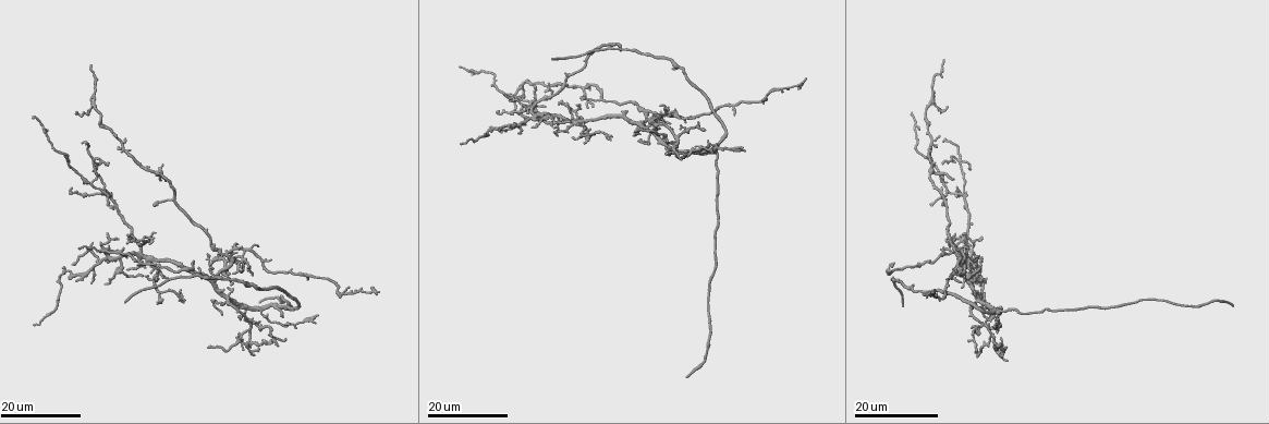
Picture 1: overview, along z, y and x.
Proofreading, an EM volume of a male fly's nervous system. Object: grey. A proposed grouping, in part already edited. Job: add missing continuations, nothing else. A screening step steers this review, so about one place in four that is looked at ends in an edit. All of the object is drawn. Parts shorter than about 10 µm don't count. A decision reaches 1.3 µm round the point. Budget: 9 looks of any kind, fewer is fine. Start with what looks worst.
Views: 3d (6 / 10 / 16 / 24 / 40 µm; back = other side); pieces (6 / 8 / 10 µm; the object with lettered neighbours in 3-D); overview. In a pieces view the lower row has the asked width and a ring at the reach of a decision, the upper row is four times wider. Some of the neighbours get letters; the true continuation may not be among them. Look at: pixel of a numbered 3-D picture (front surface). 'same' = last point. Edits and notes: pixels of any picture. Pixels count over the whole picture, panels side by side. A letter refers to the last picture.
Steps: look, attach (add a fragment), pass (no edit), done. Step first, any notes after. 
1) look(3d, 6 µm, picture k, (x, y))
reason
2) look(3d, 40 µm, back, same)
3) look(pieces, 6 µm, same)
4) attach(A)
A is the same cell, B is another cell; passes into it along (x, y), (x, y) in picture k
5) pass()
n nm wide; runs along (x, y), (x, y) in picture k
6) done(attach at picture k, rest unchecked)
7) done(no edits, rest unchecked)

look(3d, 16 µm, picture 1, (1231, 305))
tapers out

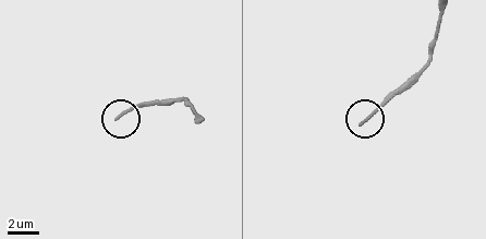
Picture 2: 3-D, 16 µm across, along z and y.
look(pieces, 10 µm, picture 2, (363, 122))

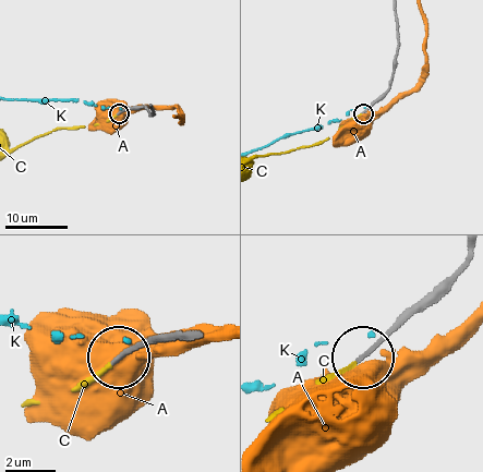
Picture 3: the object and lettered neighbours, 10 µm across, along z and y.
attach(C)
C is the same cell, A and K are other cells; passes into it along (180, 333), (139, 342), (75, 384), (25, 403) in picture 3; the cell continues

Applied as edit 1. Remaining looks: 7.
look(overview)

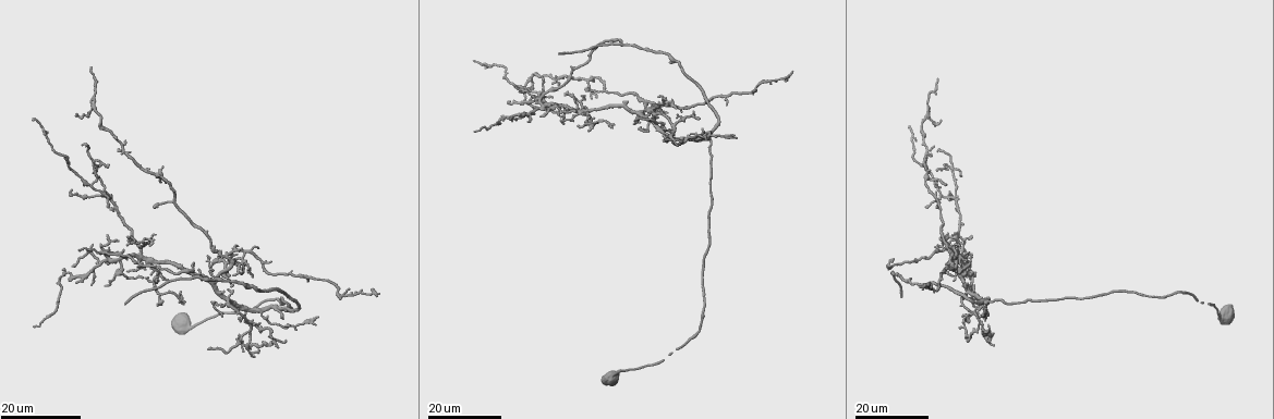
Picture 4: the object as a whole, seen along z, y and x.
look(3d, 16 µm, picture 4, (125, 301))
an open end

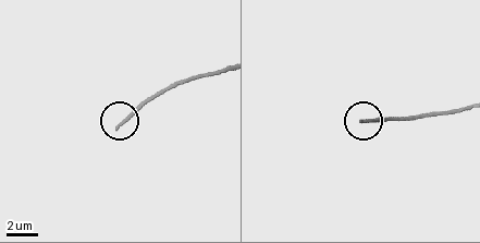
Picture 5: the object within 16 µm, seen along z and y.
look(pieces, 8 µm, picture 5, (118, 127))

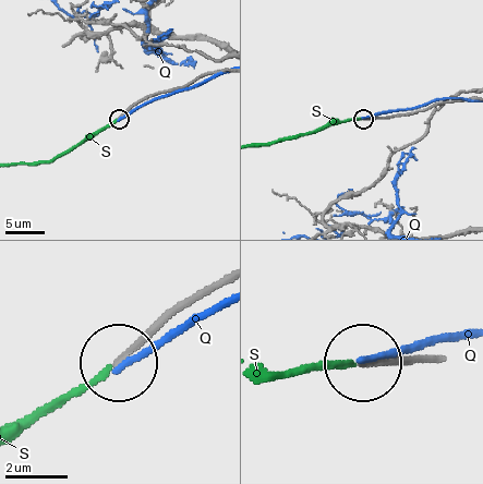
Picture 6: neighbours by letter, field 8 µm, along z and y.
attach(S)
190 nm wide; S is the same cell, Q is another cell; passes into it along (383, 117), (333, 120), (292, 137), (258, 144) in picture 6; the cell continues

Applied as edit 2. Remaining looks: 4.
look(3d, 24 µm, picture 1, (181, 292))
end of a long branch

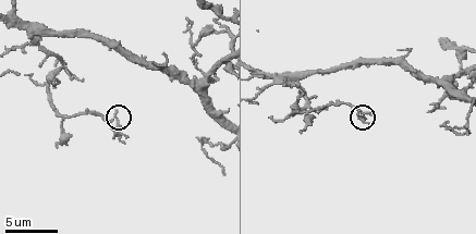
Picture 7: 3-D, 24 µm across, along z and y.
look(3d, 10 µm, picture 7, (116, 111))

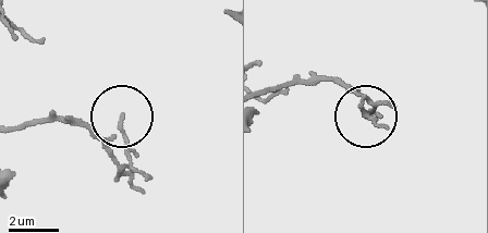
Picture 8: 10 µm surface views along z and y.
look(pieces, 10 µm, picture 8, (120, 116))

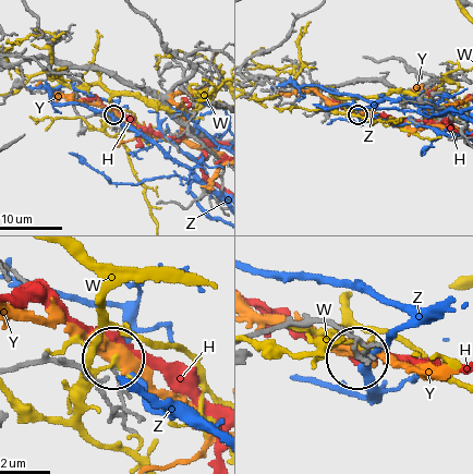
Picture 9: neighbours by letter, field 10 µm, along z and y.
pass()
H, W, Y and Z are other cells; none of them fits

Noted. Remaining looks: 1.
look(pieces, 6 µm, picture 7, (275, 121))

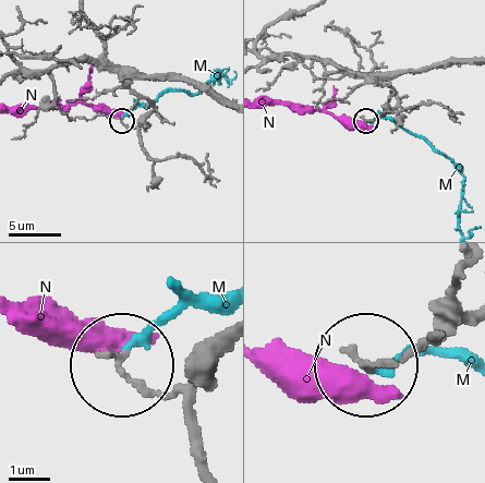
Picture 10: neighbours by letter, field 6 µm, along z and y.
pass()
M and N are other cells; runs along (214, 99), (136, 80), (153, 107), (122, 122) in picture 10; no lettered fragment goes on from it

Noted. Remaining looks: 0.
done(attach at picture 3, attach at picture 6, rest unchecked)

